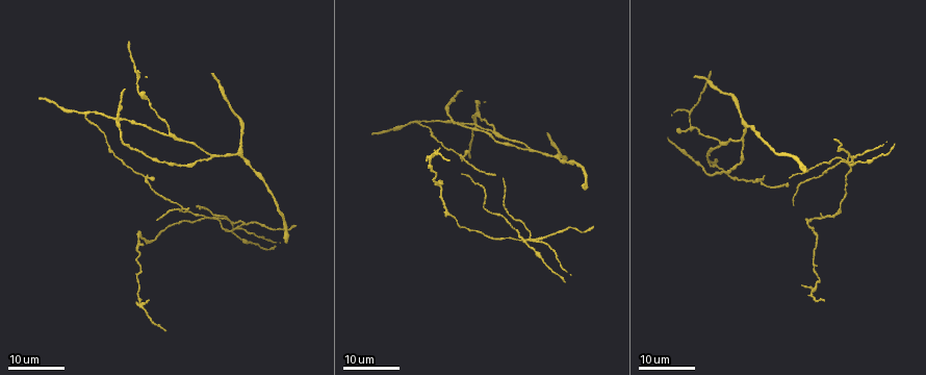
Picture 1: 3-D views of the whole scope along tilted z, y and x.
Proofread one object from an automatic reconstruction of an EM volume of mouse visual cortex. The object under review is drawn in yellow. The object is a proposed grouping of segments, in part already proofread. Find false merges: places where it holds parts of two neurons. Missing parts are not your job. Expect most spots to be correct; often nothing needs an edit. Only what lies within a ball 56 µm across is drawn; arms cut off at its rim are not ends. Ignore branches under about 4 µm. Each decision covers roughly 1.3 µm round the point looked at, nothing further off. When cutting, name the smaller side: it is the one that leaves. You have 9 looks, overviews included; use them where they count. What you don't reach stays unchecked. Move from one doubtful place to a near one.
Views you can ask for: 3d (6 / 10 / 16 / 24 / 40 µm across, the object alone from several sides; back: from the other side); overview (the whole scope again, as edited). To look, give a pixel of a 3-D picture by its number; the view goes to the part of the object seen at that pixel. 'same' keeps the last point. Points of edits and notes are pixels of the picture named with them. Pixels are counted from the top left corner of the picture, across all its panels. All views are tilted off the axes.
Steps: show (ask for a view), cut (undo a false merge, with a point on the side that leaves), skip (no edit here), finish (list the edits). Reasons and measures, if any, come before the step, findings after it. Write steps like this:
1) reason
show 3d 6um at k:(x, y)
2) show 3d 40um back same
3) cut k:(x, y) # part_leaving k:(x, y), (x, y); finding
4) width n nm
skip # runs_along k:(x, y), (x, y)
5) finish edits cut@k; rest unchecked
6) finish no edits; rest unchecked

show 3d 16um at 1:(743, 143)

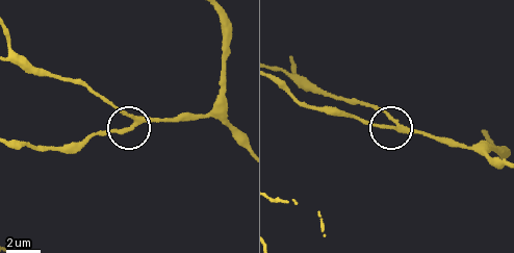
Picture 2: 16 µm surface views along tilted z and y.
show 3d 10um at 2:(136, 125)

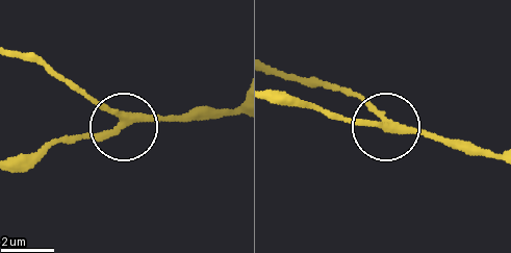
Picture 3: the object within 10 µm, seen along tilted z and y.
width 240 nm
skip # runs_along 3:(15, 56), (42, 59), (126, 122), (185, 121); one neuron here

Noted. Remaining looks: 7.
show 3d 16um at 1:(495, 134)

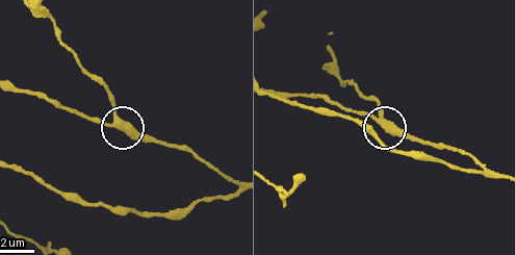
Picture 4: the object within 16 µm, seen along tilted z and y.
show 3d 10um at 4:(384, 121)

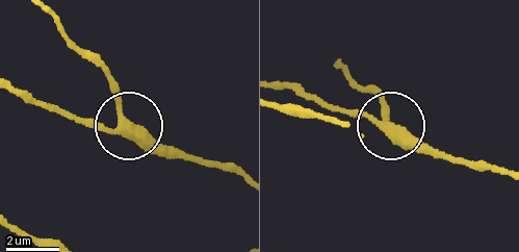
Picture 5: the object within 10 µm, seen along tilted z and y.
skip # runs_along 5:(280, 85), (387, 126), (382, 96); one neuron here

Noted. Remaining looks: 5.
side arm on a straight run
show 3d 24um at 1:(706, 162)

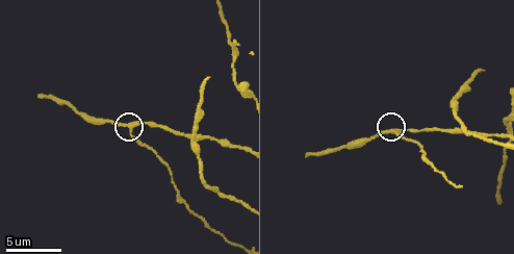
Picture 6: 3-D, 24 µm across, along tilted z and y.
show 3d 10um at 6:(131, 127)

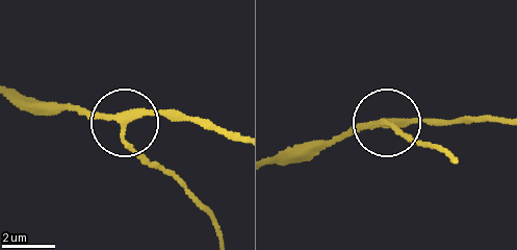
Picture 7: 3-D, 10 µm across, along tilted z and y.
arms 3
skip # runs_along 7:(215, 229), (120, 120), (43, 110); continuous, no second neuron

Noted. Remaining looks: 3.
looks like a crossing
show 3d 24um at 1:(528, 238)

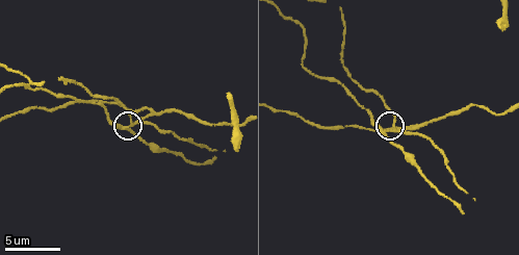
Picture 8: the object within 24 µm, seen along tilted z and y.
show 3d 10um at 8:(391, 131)

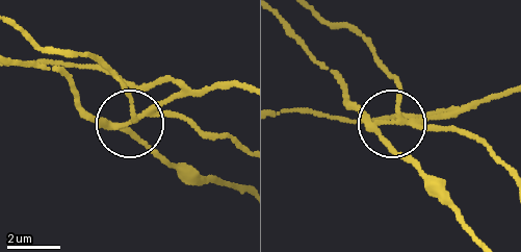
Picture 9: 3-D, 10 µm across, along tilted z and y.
show 3d 6um at 9:(394, 123)

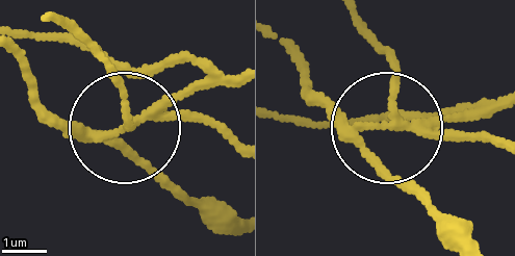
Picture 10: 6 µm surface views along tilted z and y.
width 190 nm
cut 10:(130, 157) # a second neuron is stuck on

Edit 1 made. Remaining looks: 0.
finish edits cut@10; rest unchecked

